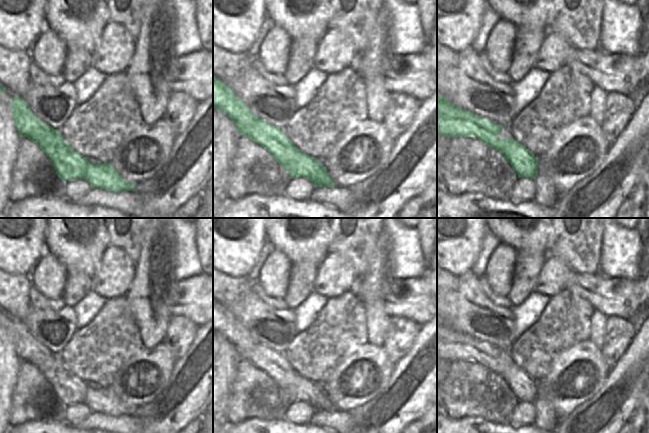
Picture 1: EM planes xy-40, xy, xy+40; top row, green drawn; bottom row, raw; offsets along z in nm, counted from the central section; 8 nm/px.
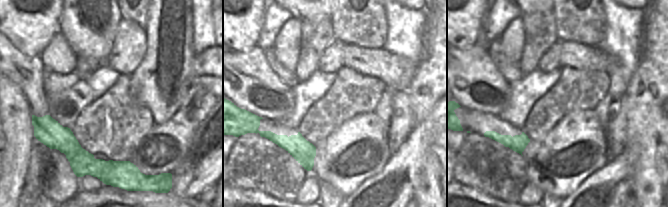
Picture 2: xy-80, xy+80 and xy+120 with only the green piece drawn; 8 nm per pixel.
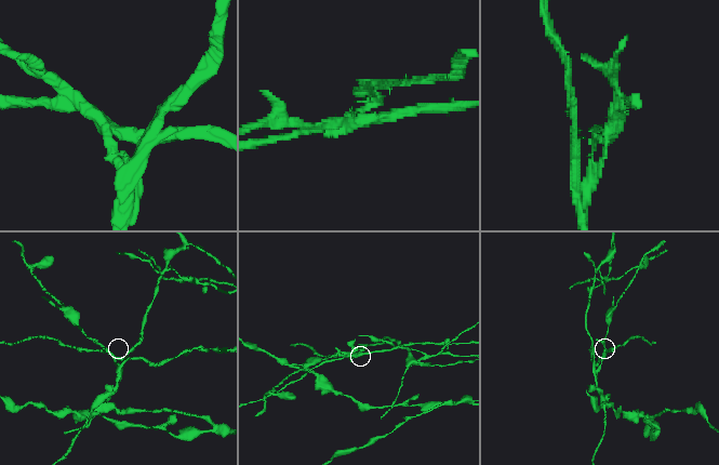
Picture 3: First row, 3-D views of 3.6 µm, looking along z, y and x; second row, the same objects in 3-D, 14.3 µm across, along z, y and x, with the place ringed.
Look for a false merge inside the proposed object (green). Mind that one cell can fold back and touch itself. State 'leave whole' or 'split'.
split

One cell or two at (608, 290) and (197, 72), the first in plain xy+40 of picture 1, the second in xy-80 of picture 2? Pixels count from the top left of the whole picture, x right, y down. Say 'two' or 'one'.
one

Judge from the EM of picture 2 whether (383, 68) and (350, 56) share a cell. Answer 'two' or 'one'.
one

